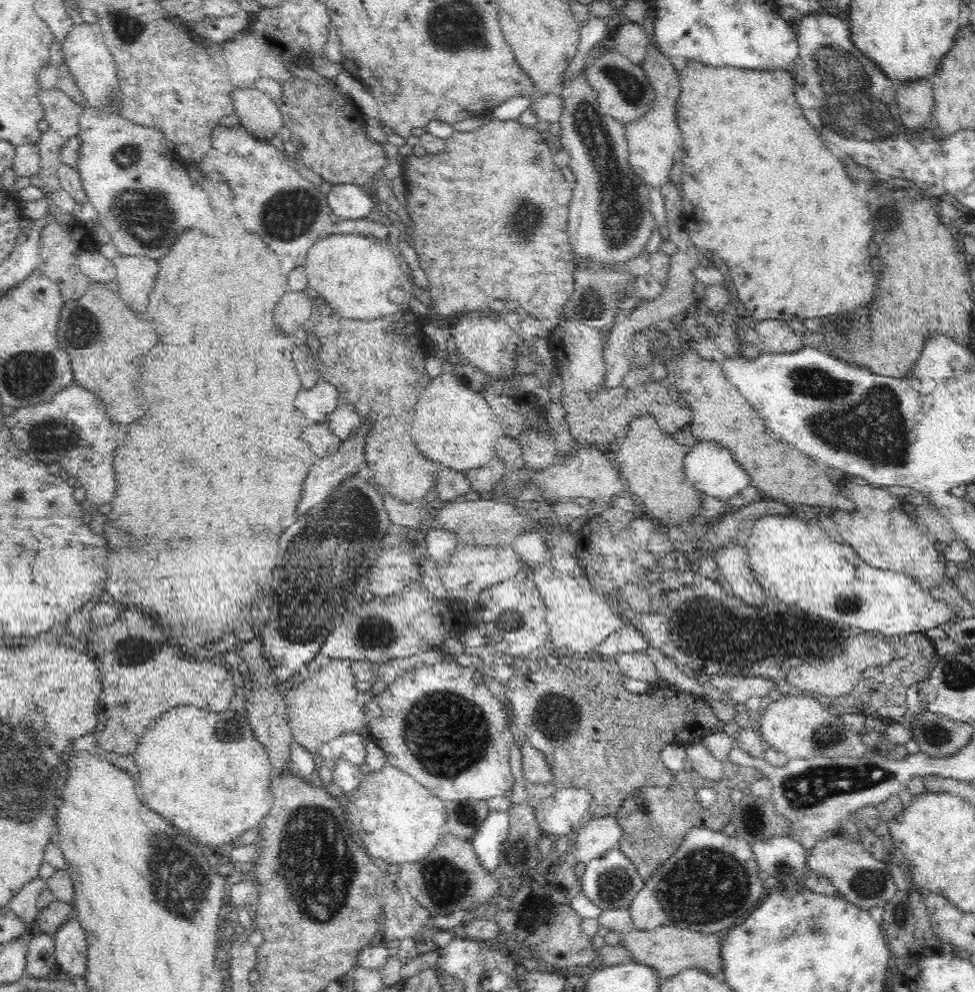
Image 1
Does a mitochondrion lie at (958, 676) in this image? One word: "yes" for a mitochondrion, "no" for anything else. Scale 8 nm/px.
yes

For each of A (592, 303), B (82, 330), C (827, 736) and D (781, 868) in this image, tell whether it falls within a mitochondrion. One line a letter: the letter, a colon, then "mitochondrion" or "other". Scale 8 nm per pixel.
A: mitochondrion
B: mitochondrion
C: mitochondrion
D: mitochondrion

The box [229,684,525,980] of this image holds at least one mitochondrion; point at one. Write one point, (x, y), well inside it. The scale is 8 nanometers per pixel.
(315, 879)

